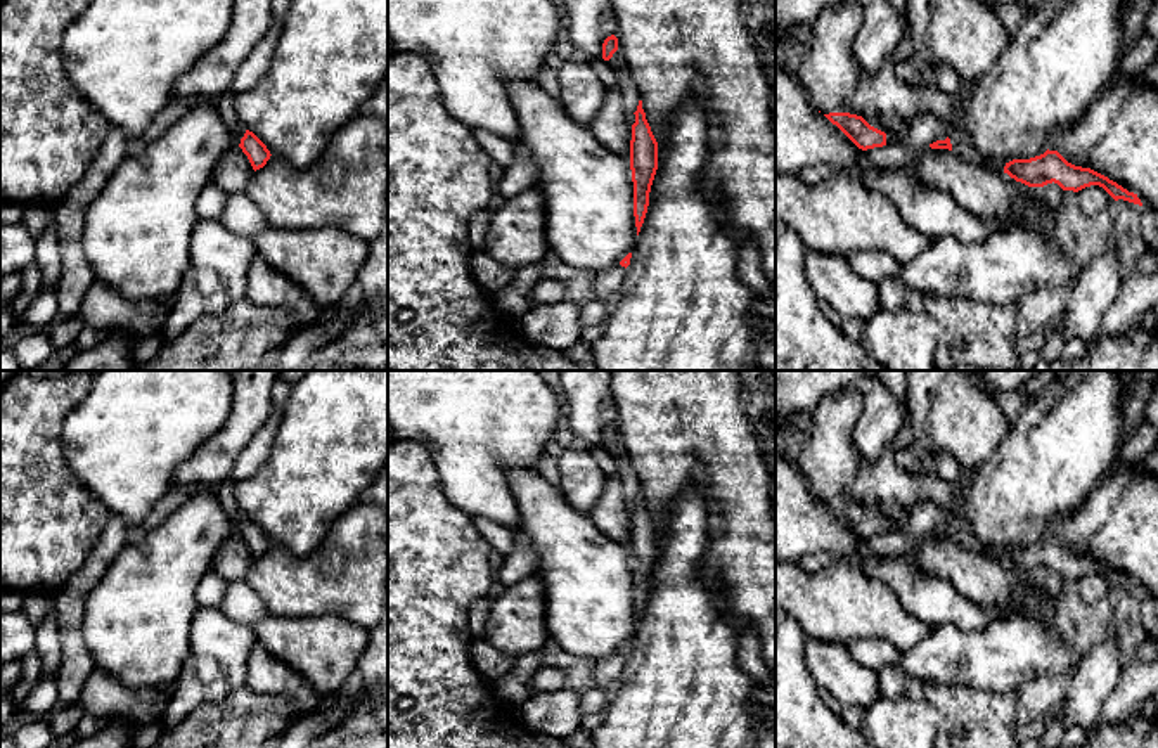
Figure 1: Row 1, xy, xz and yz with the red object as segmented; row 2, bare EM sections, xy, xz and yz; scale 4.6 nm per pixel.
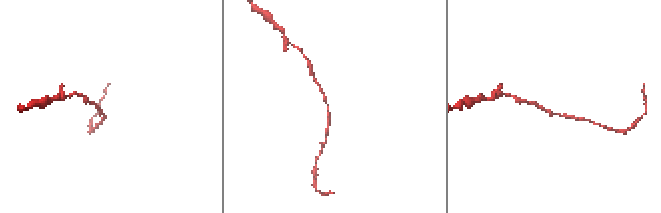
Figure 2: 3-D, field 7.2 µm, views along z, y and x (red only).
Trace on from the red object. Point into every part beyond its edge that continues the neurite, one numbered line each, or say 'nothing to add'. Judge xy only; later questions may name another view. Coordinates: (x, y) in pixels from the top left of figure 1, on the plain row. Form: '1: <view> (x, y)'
nothing to add

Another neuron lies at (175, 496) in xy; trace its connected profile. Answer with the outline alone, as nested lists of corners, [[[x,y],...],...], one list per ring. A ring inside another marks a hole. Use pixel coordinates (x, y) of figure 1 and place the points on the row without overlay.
[[[171,487],[166,495],[152,507],[135,535],[151,532],[159,526],[168,514],[180,504],[183,504],[194,493],[189,487]]]

